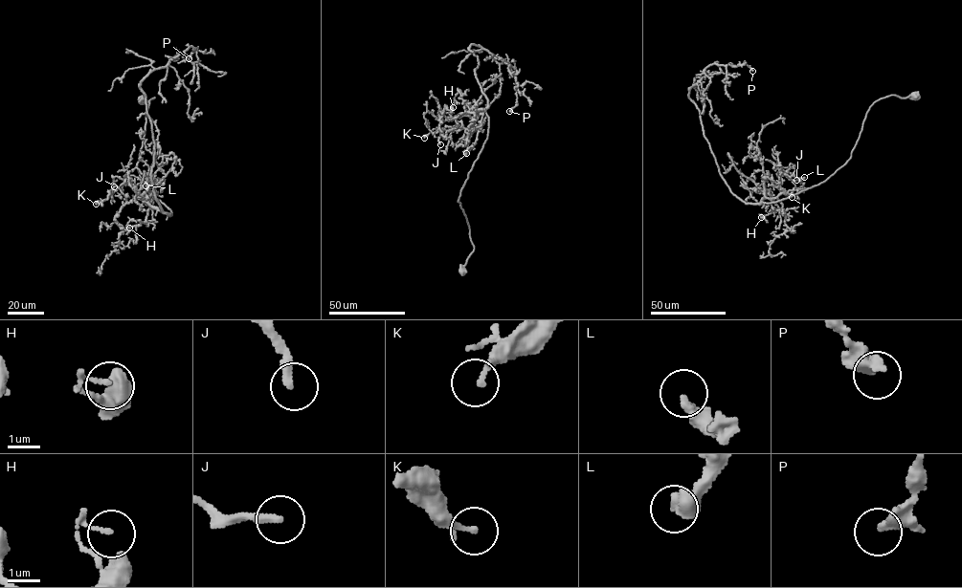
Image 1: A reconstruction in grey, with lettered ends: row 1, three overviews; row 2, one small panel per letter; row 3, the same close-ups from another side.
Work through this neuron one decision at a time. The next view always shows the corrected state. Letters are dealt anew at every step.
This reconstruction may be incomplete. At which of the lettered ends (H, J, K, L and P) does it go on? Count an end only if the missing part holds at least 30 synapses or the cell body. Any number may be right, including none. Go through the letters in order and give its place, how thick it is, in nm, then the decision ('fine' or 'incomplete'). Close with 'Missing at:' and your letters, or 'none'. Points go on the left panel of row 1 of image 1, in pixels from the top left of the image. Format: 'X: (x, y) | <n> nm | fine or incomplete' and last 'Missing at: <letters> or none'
H: (129, 228) | 110 nm | fine
J: (114, 186) | 260 nm | fine
K: (96, 204) | 220 nm | fine
L: (145, 185) | 440 nm | fine
P: (189, 58) | 240 nm | fine
Missing at: none

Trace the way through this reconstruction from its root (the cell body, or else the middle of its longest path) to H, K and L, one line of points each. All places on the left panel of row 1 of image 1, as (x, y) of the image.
H: (142, 98), (154, 98), (137, 167), (171, 214), (135, 197), (115, 216), (121, 228), (129, 228)
K: (142, 98), (154, 98), (137, 167), (171, 214), (150, 205), (146, 185), (133, 175), (96, 204)
L: (142, 98), (154, 98), (137, 167), (171, 214), (149, 206), (157, 178), (145, 185)

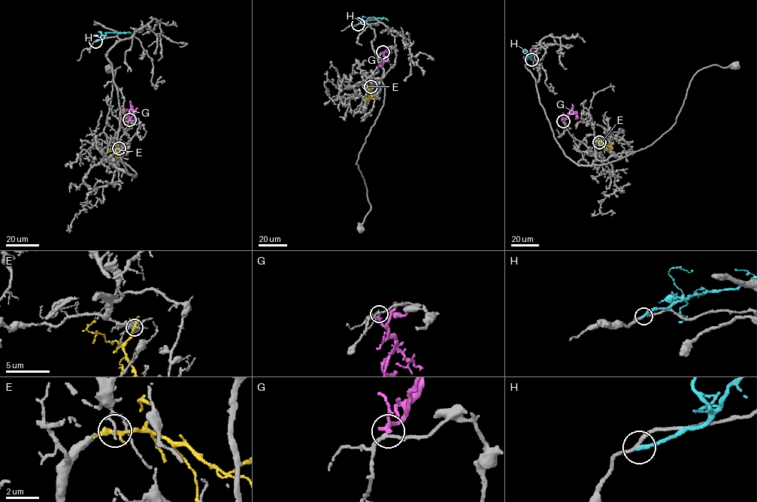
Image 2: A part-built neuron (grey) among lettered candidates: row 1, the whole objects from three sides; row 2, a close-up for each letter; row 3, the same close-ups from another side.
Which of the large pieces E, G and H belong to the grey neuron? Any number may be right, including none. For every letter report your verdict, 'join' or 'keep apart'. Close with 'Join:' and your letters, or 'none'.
E: keep apart
G: keep apart
H: keep apart
Join: none

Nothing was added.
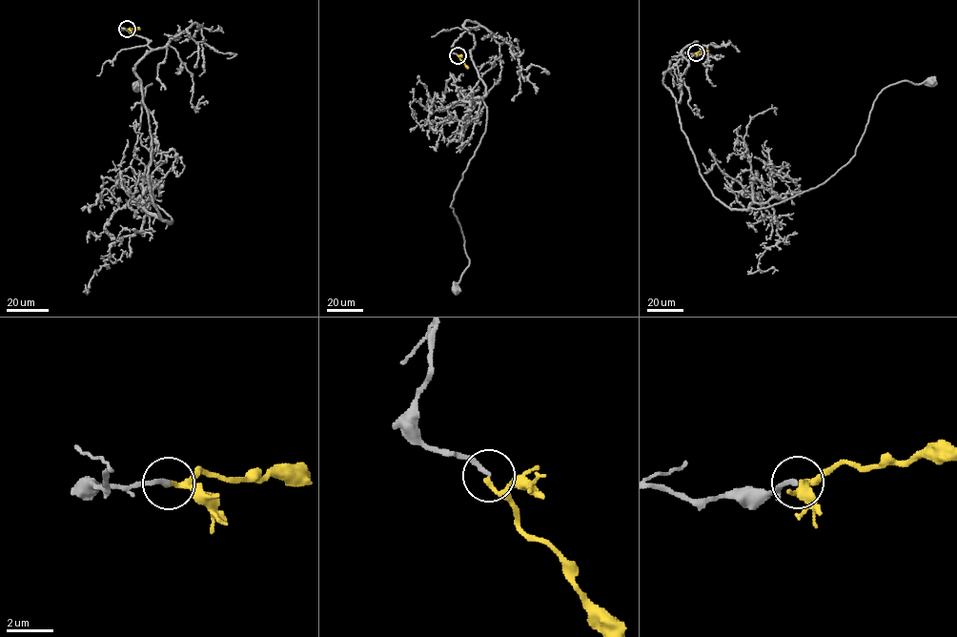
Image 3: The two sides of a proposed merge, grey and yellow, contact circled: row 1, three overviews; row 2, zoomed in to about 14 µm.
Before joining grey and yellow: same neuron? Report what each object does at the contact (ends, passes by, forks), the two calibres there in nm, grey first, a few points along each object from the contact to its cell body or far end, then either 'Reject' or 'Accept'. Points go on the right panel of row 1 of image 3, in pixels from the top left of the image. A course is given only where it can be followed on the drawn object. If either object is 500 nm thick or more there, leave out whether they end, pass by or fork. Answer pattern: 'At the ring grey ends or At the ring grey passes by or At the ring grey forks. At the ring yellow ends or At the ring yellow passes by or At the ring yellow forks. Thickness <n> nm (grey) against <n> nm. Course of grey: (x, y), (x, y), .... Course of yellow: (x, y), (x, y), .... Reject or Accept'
At the ring grey ends. At the ring yellow ends. Thickness 200 nm (grey) against 200 nm. Course of grey: (696, 52), (669, 61), (663, 84), (699, 174), (731, 209), (824, 182), (855, 154), (884, 89), (931, 81). Course of yellow: (696, 52), (708, 51). Accept

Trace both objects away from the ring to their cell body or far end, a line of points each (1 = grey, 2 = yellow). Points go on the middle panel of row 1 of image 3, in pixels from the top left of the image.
1: (458, 55), (453, 43), (475, 22), (464, 27), (487, 113), (451, 206), (469, 259), (456, 289)
2: (458, 55), (468, 69)

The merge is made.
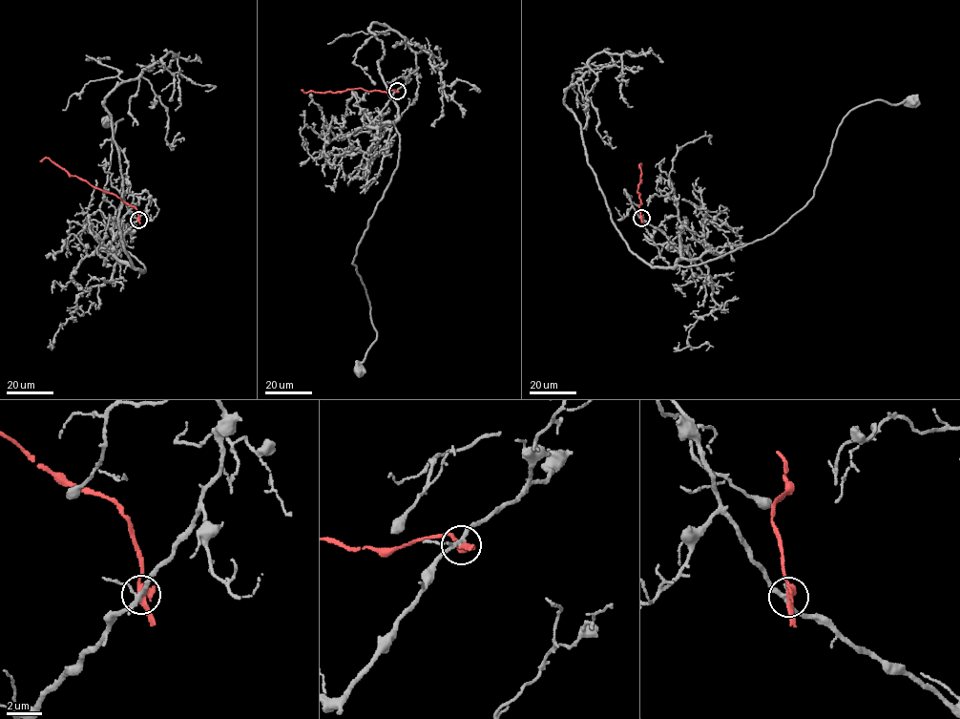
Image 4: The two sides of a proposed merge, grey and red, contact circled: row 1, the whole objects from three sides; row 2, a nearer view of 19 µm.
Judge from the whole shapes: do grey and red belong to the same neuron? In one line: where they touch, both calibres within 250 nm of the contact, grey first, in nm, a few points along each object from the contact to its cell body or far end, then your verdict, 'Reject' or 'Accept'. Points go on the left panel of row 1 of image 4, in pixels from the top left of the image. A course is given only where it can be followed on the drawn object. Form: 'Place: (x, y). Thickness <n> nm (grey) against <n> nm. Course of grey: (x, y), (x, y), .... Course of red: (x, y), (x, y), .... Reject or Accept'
Place: (138, 220). Thickness 220 nm (grey) against 380 nm. Course of grey: (138, 219), (114, 252), (145, 272), (116, 243), (99, 208), (116, 122), (123, 119), (107, 120). Course of red: (138, 219), (135, 208), (115, 195), (71, 176), (47, 158), (40, 160). Reject

